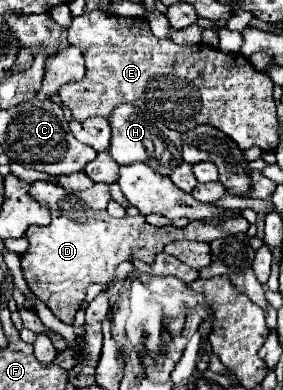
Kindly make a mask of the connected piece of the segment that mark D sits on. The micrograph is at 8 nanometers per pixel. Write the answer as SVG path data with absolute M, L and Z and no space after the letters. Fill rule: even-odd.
M37 180L31 184L31 196L35 200L43 200L51 208L51 224L49 226L29 226L25 232L25 238L29 240L27 252L21 256L21 268L23 278L27 282L27 288L65 324L73 324L75 312L81 308L87 288L91 284L111 284L115 282L115 270L121 262L133 262L141 260L153 266L153 260L169 242L177 240L201 240L201 242L213 242L217 238L225 238L231 234L247 232L249 222L243 216L227 218L225 222L193 222L185 228L175 226L163 226L155 228L145 222L145 216L123 216L113 218L107 214L107 202L109 202L109 190L105 190L107 198L103 198L103 192L81 190L81 192L69 192L57 184Z

